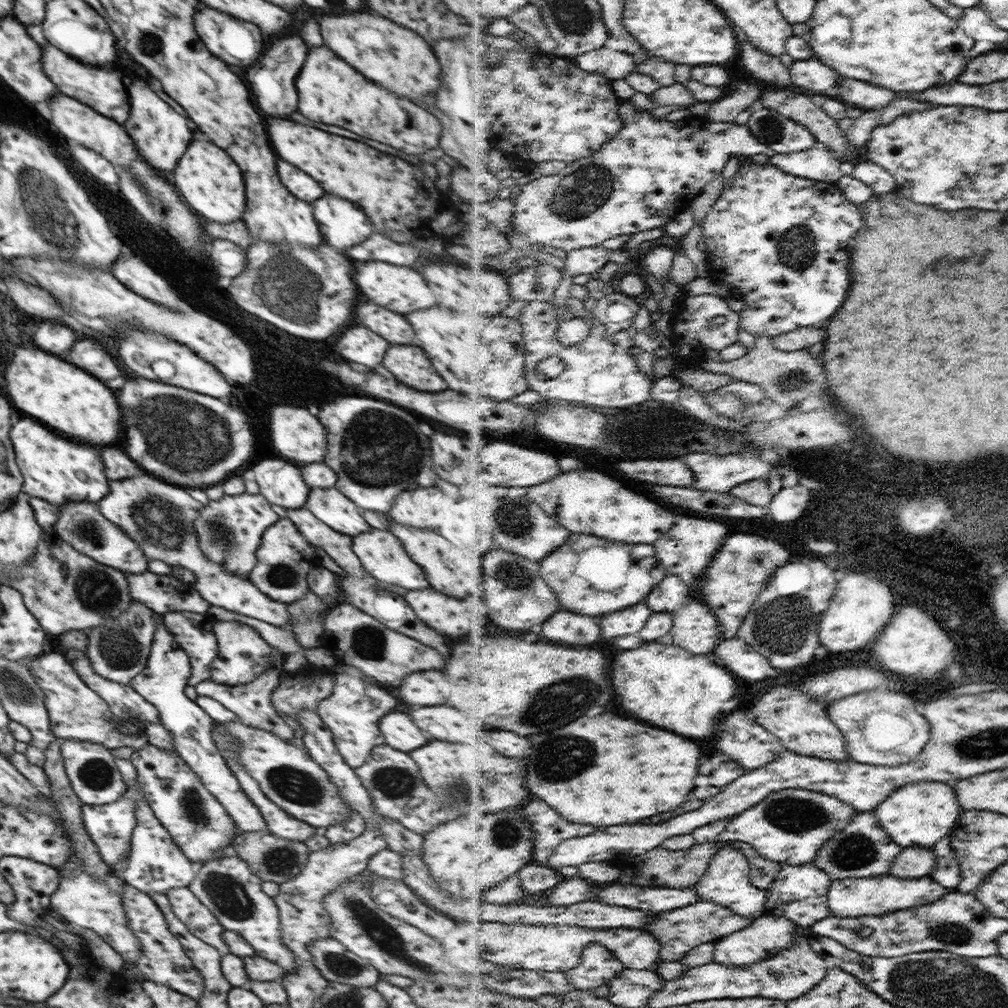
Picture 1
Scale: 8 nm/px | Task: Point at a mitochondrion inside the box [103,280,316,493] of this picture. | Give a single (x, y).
(192, 438)

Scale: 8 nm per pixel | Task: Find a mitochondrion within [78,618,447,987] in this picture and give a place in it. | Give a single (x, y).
(389, 941)

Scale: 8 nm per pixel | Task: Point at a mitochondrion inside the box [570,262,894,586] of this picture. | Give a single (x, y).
(793, 380)

